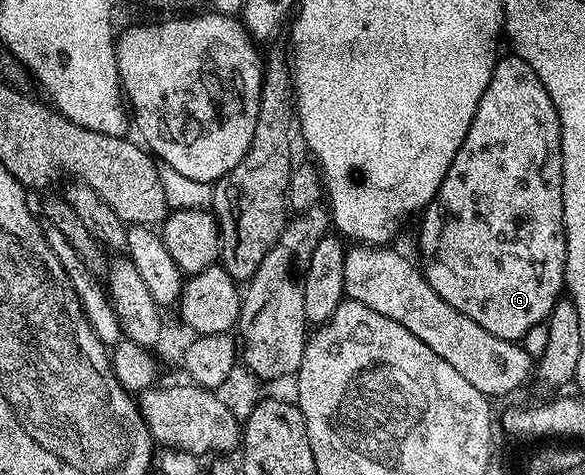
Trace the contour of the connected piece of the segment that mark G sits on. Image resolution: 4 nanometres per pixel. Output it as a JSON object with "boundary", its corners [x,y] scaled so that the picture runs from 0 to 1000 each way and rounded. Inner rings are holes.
{"boundary":[[[867,112],[848,122],[846,143],[839,156],[836,179],[815,221],[815,238],[802,263],[802,280],[795,280],[795,297],[788,297],[788,314],[781,314],[781,331],[774,331],[774,347],[768,347],[768,364],[761,364],[761,381],[745,406],[742,421],[730,429],[721,446],[723,480],[716,486],[716,537],[723,581],[747,608],[774,651],[793,655],[822,693],[836,693],[858,714],[892,716],[894,705],[920,680],[940,665],[942,653],[956,636],[966,613],[969,577],[969,501],[962,472],[962,324],[959,322],[959,263],[952,246],[952,229],[945,213],[938,213],[938,196],[932,196],[932,179],[904,145],[904,137],[889,116]]]}

